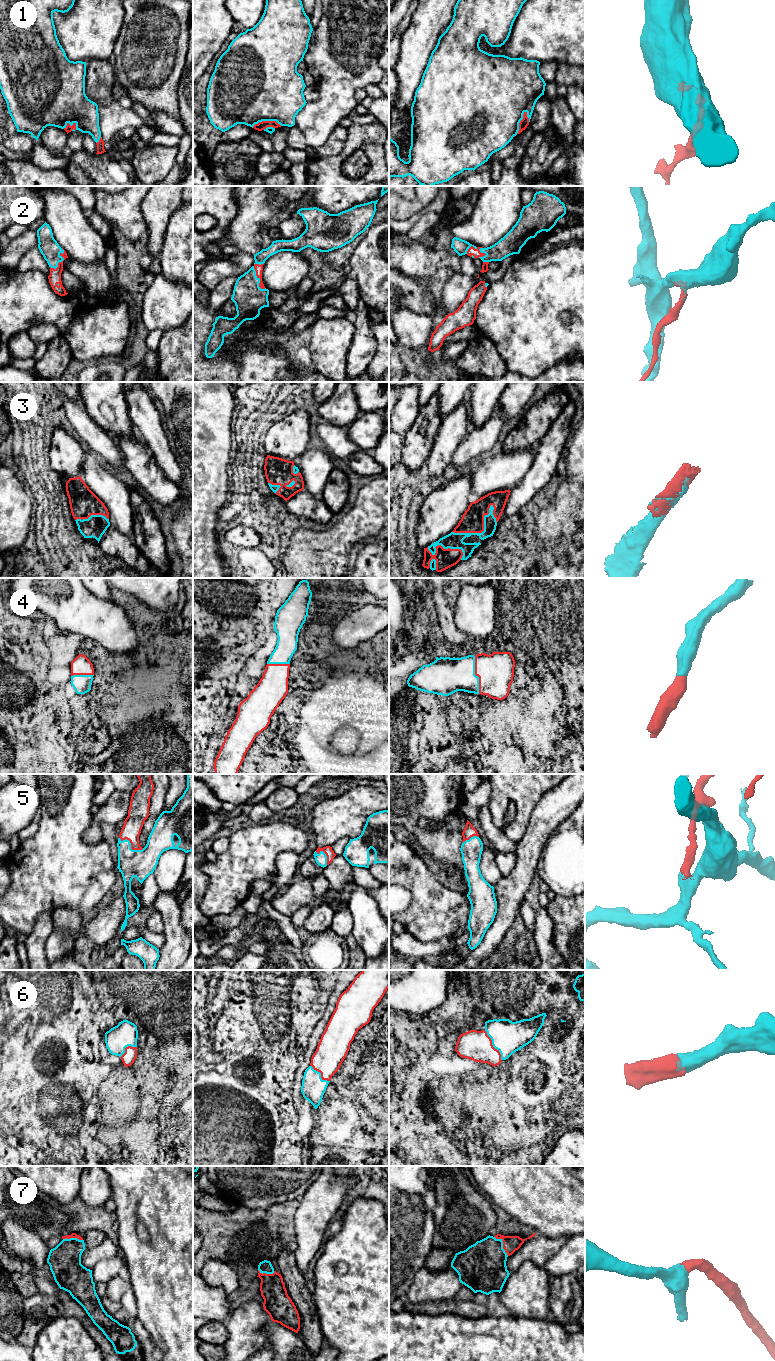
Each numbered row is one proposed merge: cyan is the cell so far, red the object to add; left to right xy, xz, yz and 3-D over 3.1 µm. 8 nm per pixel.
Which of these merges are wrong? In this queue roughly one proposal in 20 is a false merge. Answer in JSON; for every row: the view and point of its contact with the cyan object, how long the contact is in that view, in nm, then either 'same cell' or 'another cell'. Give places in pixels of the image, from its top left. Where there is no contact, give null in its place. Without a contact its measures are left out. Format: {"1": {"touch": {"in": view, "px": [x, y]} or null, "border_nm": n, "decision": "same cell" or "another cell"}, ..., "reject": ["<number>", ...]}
{"1": {"touch": {"in": "yz", "px": [519, 122]}, "border_nm": 200, "decision": "same cell"}, "2": {"touch": {"in": "yz", "px": [475, 248]}, "border_nm": 170, "decision": "same cell"}, "3": {"touch": {"in": "yz", "px": [482, 532]}, "border_nm": 400, "decision": "same cell"}, "4": {"touch": {"in": "yz", "px": [475, 675]}, "border_nm": 300, "decision": "same cell"}, "5": {"touch": {"in": "xy", "px": [130, 846]}, "border_nm": 220, "decision": "same cell"}, "6": {"touch": {"in": "yz", "px": [492, 1044]}, "border_nm": 280, "decision": "same cell"}, "7": {"touch": {"in": "yz", "px": [502, 1244]}, "border_nm": 200, "decision": "same cell"}, "reject": []}

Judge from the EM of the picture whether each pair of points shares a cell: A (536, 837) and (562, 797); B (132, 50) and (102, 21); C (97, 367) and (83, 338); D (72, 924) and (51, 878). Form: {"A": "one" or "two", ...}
{"A": "one", "B": "two", "C": "two", "D": "two"}

